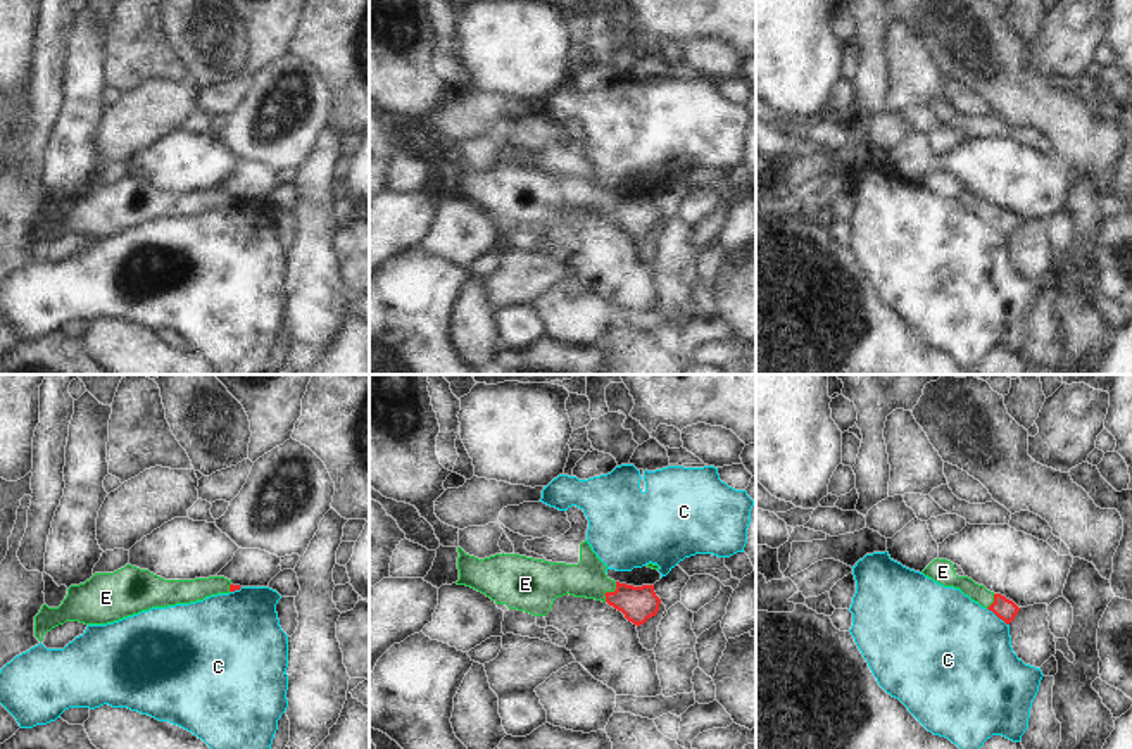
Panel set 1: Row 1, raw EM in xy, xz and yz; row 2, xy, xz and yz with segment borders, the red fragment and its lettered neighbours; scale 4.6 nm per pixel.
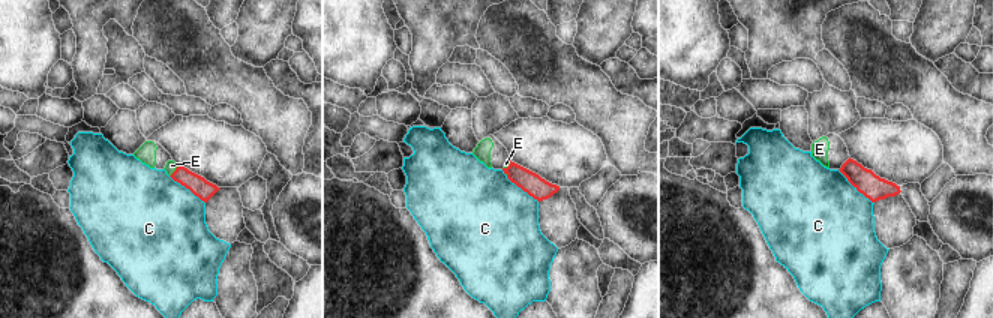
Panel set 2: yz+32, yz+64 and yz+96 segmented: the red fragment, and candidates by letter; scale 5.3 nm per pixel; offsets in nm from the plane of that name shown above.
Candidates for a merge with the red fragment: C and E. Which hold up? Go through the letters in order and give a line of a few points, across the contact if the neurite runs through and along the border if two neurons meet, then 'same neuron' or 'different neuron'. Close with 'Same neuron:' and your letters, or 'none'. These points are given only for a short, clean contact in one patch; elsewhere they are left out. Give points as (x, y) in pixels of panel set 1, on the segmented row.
C: line yz (986, 608), (1008, 625); different neuron
E: line xz (637, 603), (610, 592), (587, 579); same neuron
Same neuron: E

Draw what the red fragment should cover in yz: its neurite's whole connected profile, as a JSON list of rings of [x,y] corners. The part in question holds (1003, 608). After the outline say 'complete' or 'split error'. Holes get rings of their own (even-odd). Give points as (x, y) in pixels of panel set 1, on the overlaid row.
[[[934,559],[921,573],[944,587],[959,588],[972,601],[992,611],[1006,625],[1009,625],[1020,611],[1020,607],[1004,595],[987,590],[968,576],[958,576],[954,564],[947,559]]] | split error

